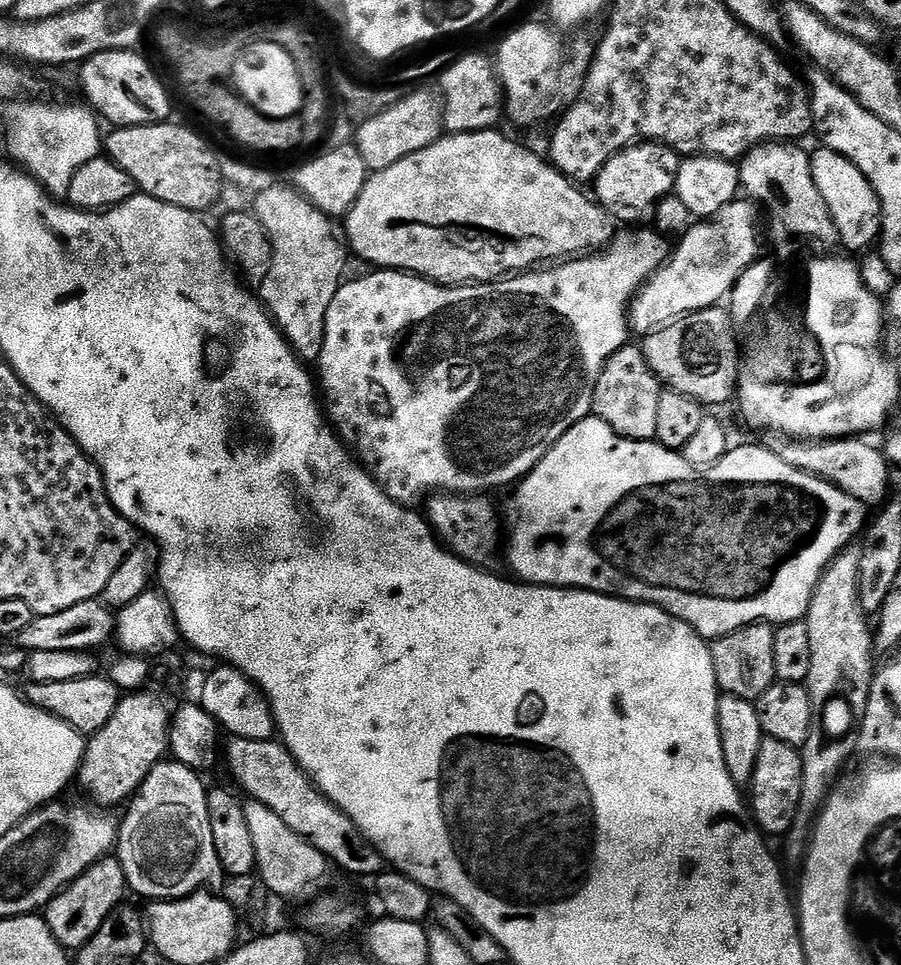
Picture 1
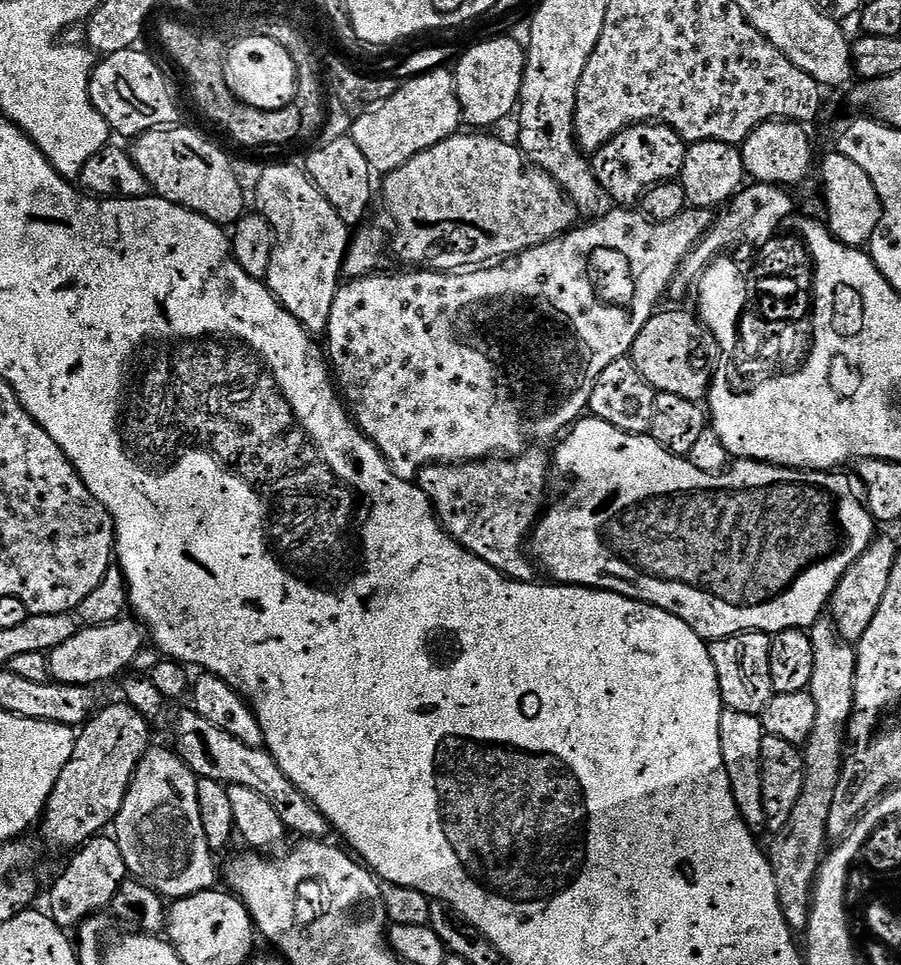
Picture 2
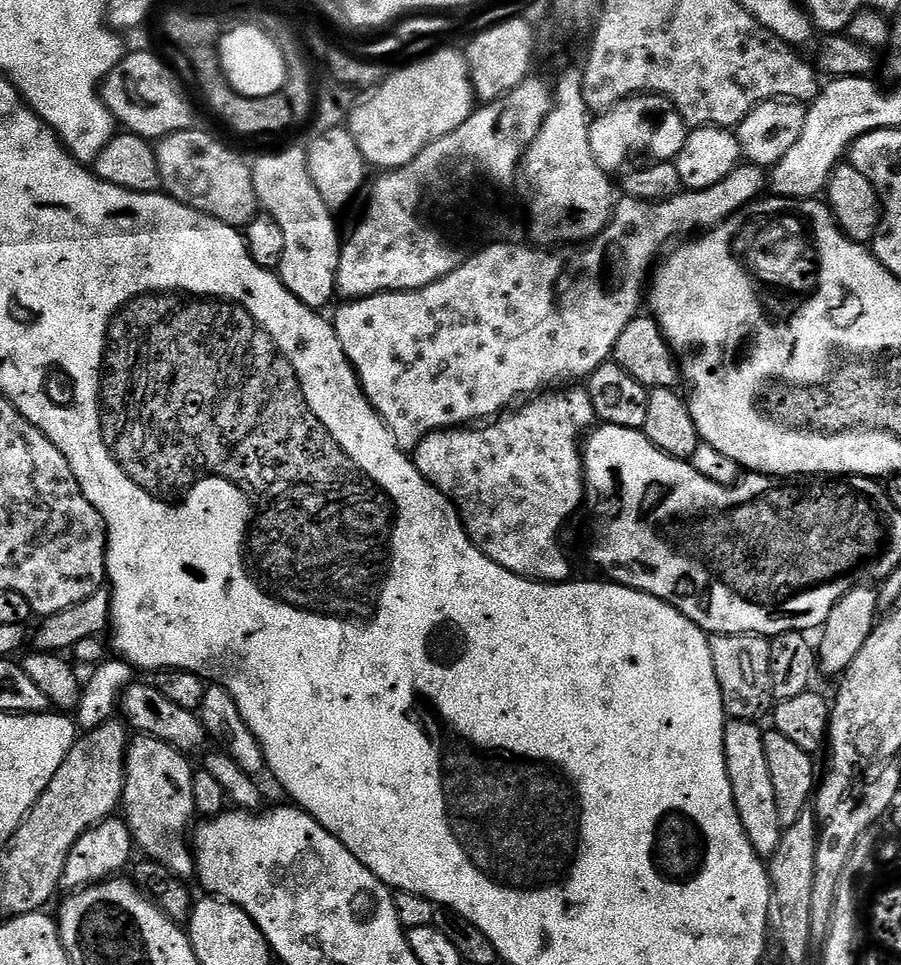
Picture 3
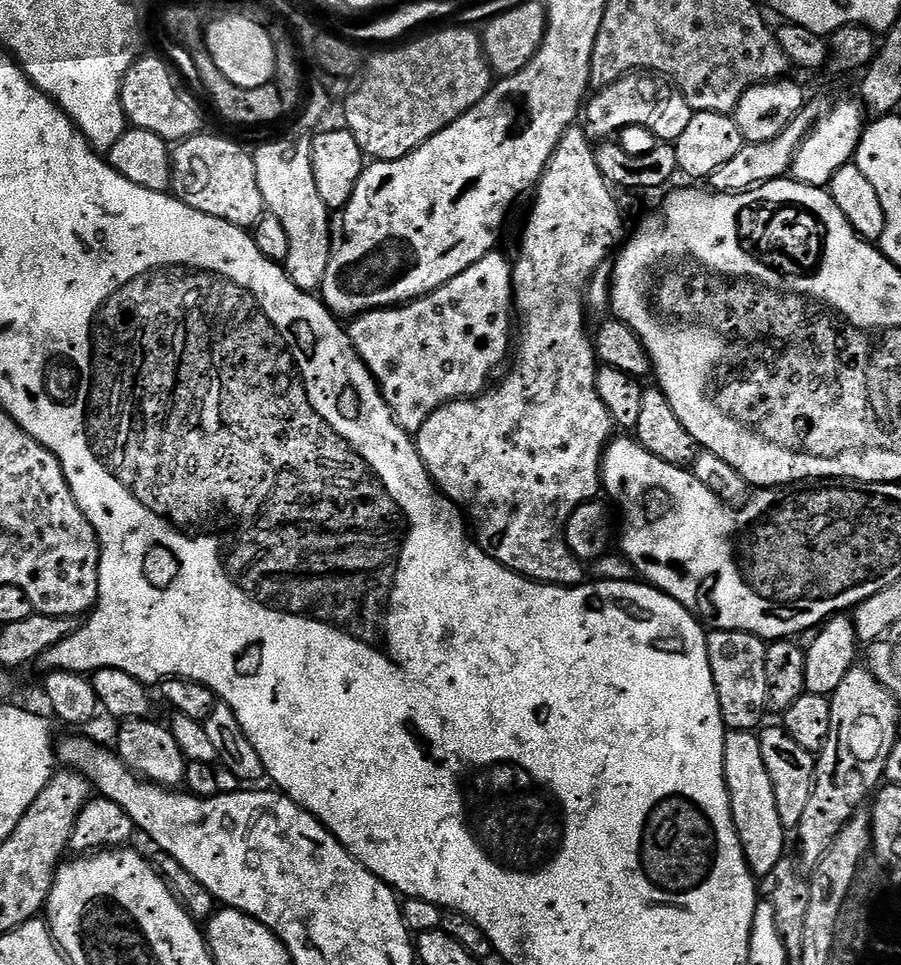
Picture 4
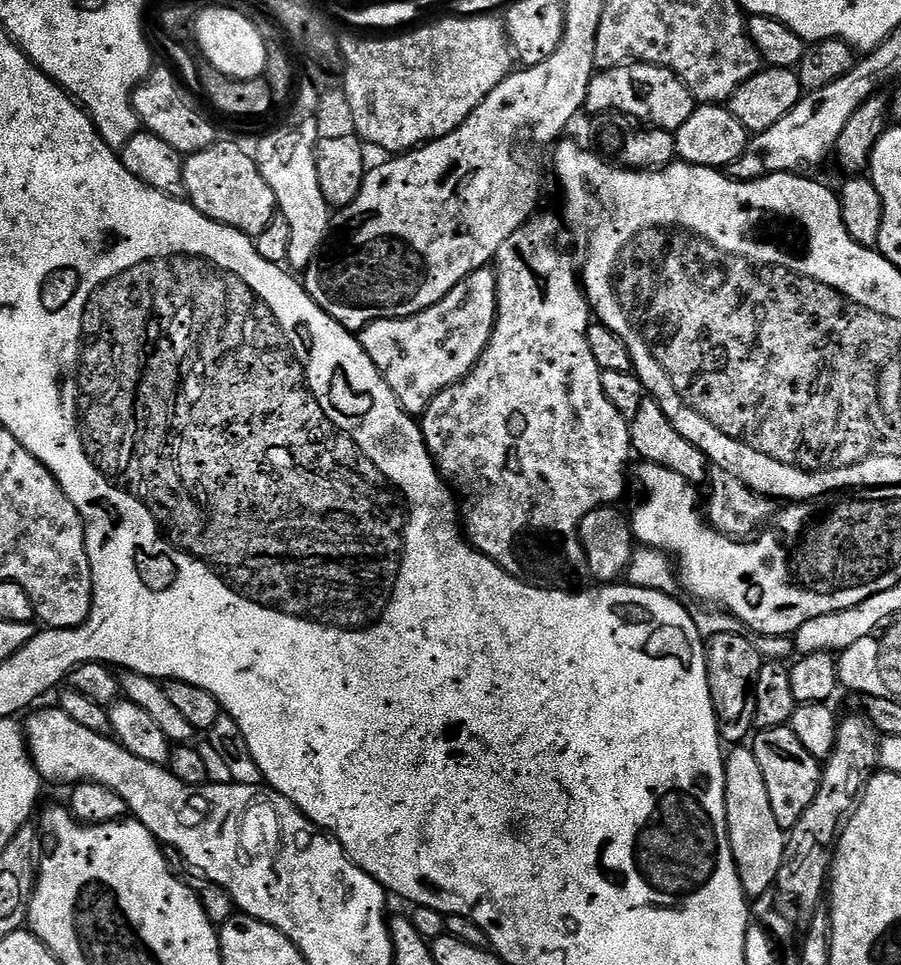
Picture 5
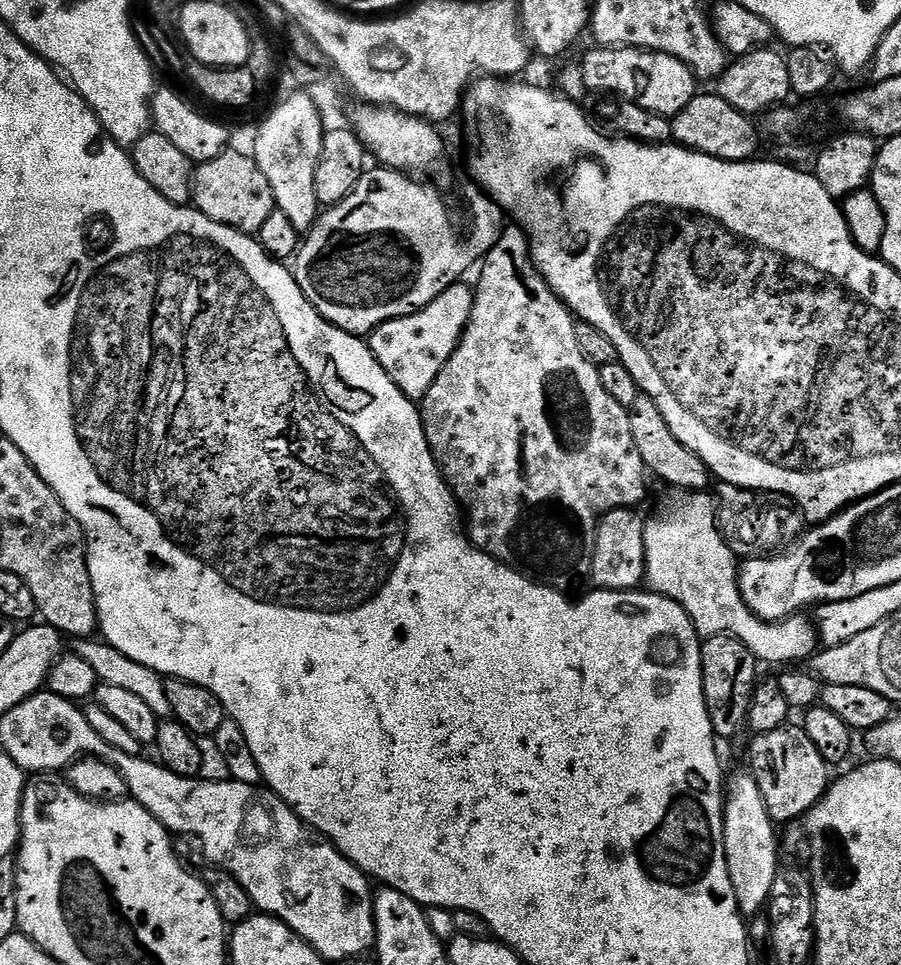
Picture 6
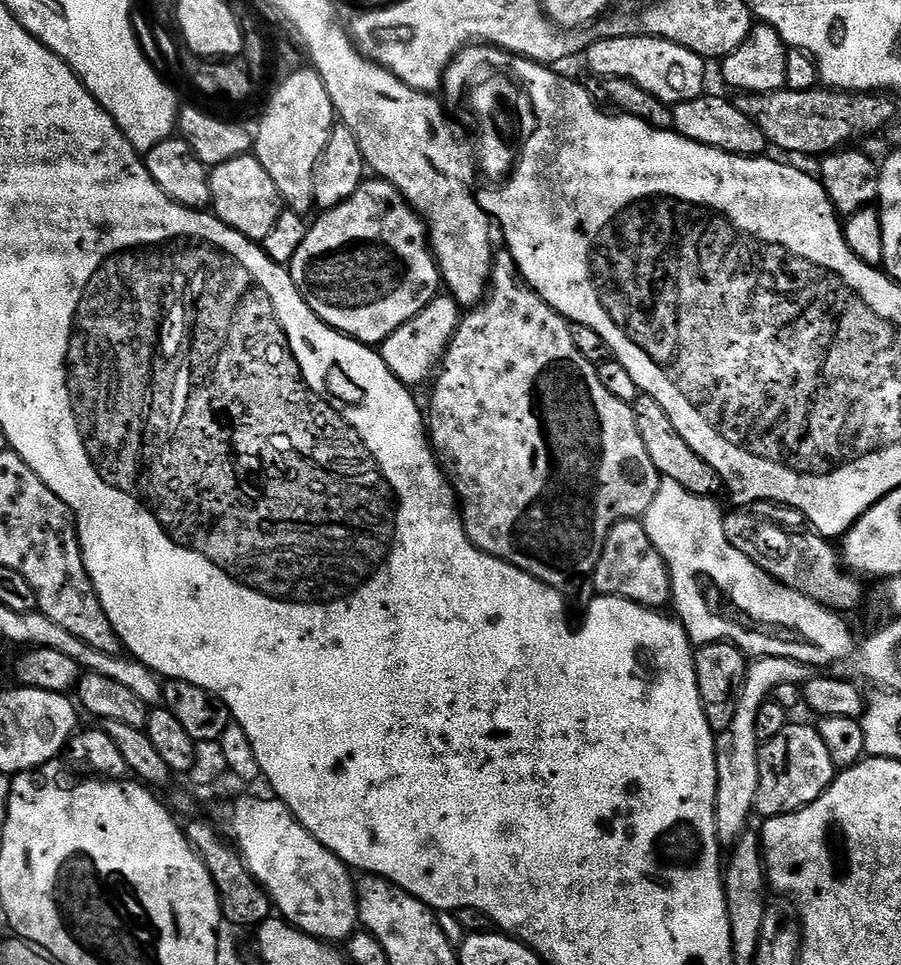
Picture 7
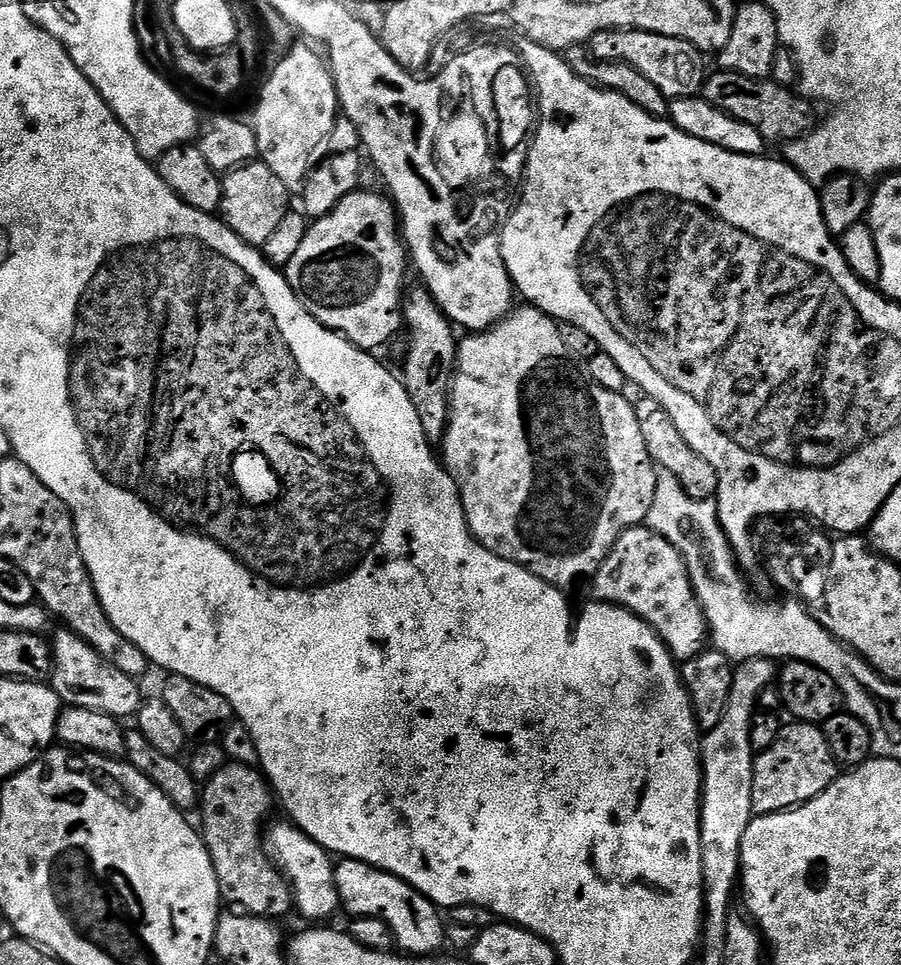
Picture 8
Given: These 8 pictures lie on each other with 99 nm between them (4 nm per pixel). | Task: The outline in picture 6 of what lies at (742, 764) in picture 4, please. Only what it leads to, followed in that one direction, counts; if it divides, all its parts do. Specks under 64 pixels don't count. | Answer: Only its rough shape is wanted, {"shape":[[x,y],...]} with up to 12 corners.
{"shape":[[750,774],[731,777],[724,849],[741,916],[781,871],[777,825]]}

